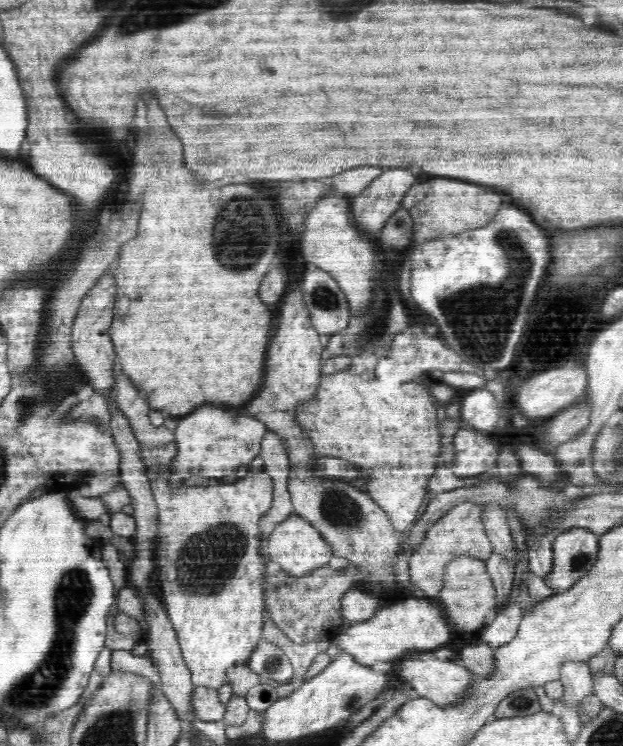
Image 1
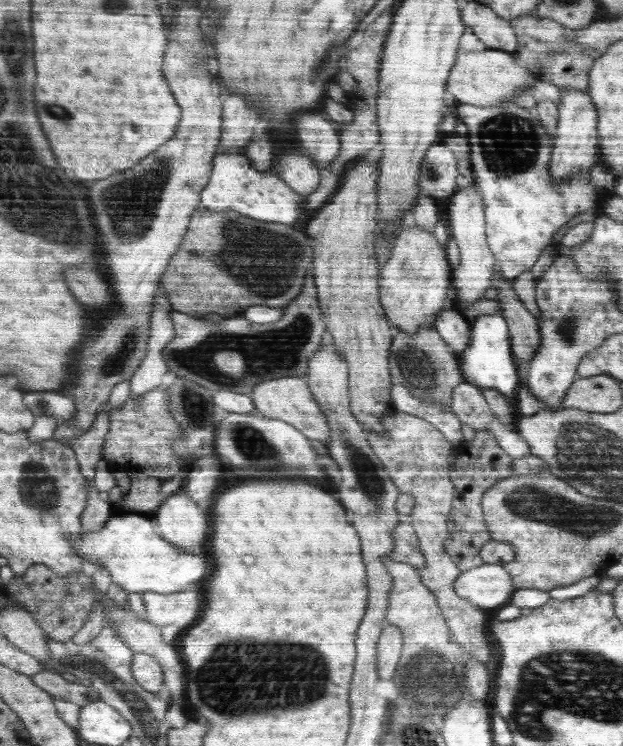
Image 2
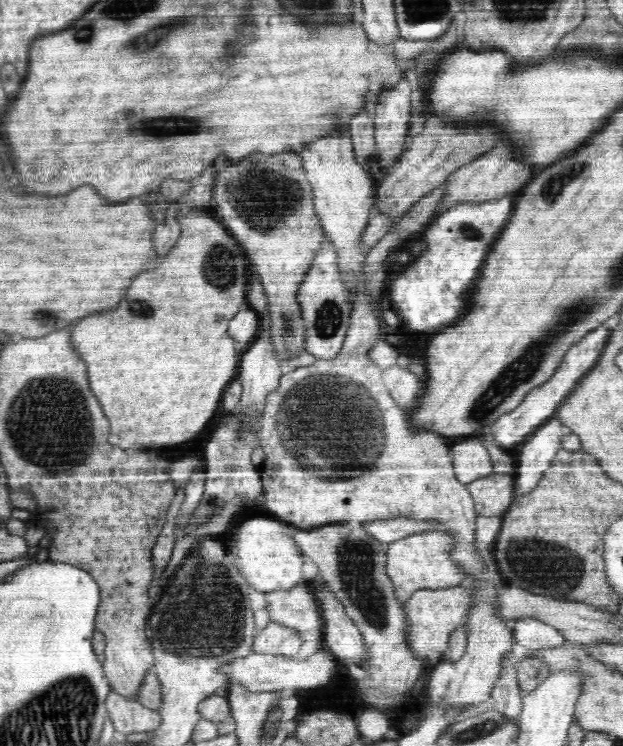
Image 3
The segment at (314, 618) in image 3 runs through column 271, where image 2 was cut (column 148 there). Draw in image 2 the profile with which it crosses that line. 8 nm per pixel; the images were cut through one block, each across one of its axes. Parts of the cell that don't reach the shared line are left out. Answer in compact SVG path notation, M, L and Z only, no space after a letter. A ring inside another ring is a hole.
M188 588L172 594L162 594L158 591L144 592L143 599L146 618L150 618L154 624L160 626L168 626L168 624L186 626L198 618L200 606L204 606L202 595L196 588Z

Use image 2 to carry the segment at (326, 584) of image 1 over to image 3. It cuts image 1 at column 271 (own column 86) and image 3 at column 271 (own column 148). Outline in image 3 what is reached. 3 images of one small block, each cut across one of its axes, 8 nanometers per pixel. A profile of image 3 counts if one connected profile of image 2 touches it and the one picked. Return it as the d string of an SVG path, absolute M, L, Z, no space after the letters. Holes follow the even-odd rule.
M271 621L268 626L256 636L254 650L268 654L285 654L295 656L302 648L302 638L296 628L286 626L281 622Z

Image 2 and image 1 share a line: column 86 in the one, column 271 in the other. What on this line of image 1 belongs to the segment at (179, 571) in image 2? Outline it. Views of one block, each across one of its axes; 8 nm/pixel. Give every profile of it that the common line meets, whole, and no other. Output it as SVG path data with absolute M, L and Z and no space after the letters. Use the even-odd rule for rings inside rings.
M290 515L270 533L266 542L266 555L287 572L299 577L328 564L334 549L333 544L309 520L303 516Z

